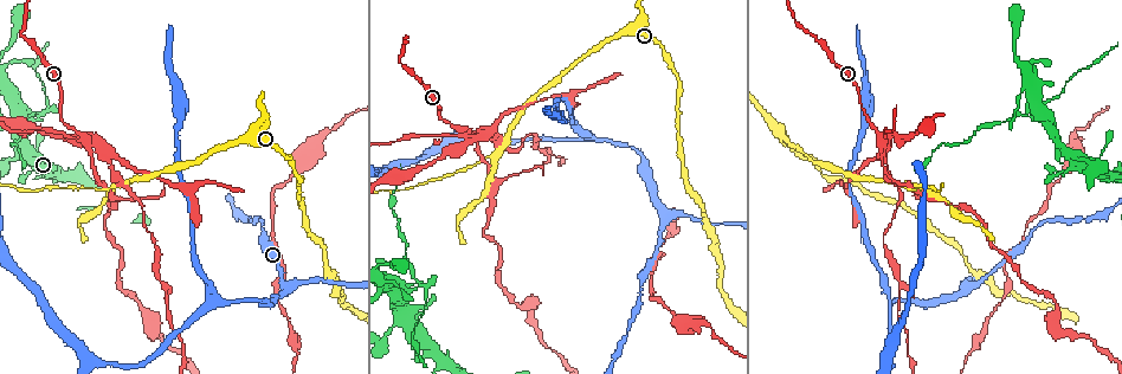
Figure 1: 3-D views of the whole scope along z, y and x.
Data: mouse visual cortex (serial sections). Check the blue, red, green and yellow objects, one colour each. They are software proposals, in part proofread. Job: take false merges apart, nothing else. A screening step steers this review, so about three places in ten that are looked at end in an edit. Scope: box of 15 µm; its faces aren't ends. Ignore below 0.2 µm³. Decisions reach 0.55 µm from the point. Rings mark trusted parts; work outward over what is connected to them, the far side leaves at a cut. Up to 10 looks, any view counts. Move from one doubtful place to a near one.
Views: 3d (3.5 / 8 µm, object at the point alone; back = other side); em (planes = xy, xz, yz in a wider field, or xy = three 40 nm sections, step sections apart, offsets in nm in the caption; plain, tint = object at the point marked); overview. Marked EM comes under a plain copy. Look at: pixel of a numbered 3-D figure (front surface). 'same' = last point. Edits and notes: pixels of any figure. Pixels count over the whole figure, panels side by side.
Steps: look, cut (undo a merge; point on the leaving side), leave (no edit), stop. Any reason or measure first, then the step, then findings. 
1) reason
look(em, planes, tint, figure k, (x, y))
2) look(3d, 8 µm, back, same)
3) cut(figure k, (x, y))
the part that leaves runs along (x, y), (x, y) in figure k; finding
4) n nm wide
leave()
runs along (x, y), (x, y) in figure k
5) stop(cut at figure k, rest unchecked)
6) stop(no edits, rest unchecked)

three arms meet
look(3d, 3.5 µm, figure 1, (667, 217))

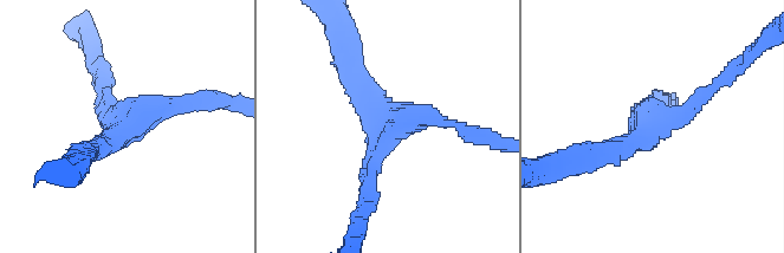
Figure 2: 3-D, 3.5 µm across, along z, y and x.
3 arms; arms of 200, 250, 300 nm
look(em, xy, step 1, tint, figure 2, (383, 131))

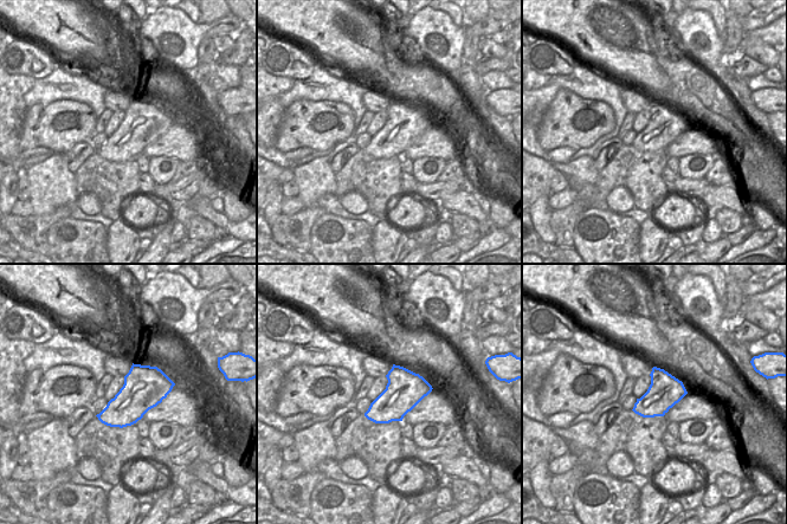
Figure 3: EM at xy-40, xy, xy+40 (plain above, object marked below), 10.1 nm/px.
380 nm wide
leave()
runs along (717, 84), (682, 116), (598, 153) in figure 2; one cell here

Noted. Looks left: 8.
abrupt turn
look(3d, 3.5 µm, back, figure 1, (598, 141))

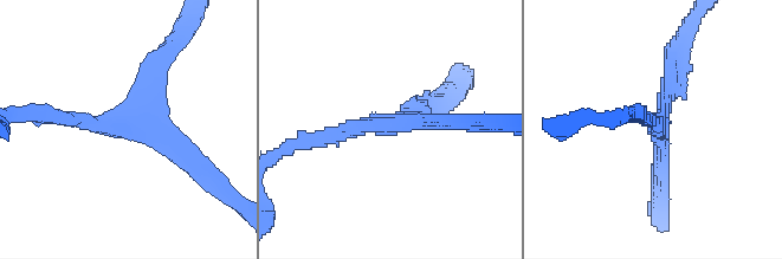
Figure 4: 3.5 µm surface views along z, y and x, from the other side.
3 arms; arms of 200, 250, 250 nm
look(em, xy, step 3, tint, figure 4, (124, 130))

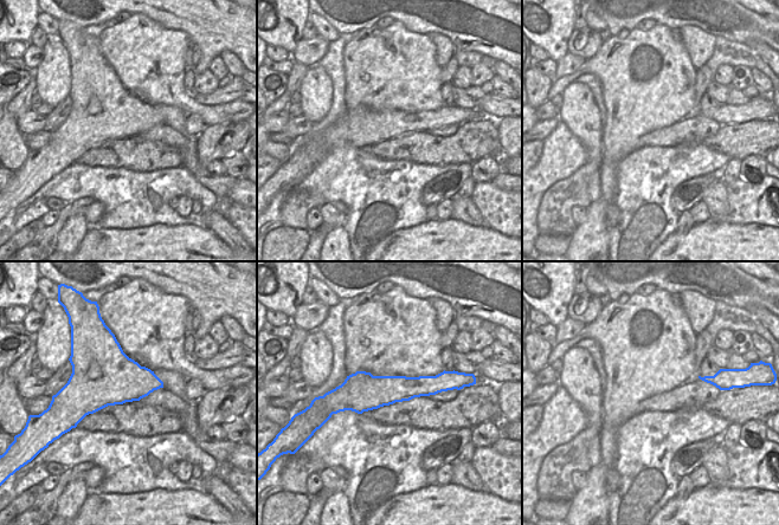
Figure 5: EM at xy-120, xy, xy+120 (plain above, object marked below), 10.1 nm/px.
leave()
runs along (50, 117), (160, 133), (195, 164) in figure 4; one cell here

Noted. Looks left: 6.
three arms meet
look(3d, 3.5 µm, figure 1, (497, 154))

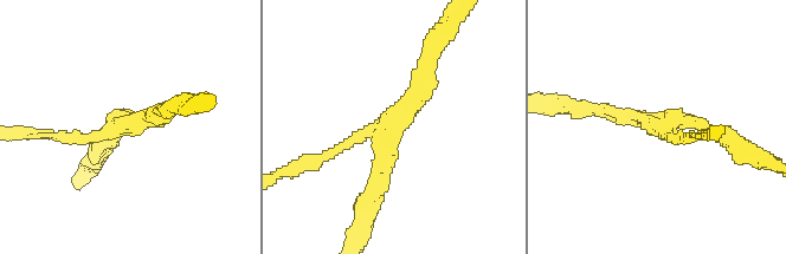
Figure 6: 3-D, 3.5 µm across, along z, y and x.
3 arms; arms of 150, 200, 200 nm; now the EM
look(em, xy, step 2, tint, figure 6, (658, 123))

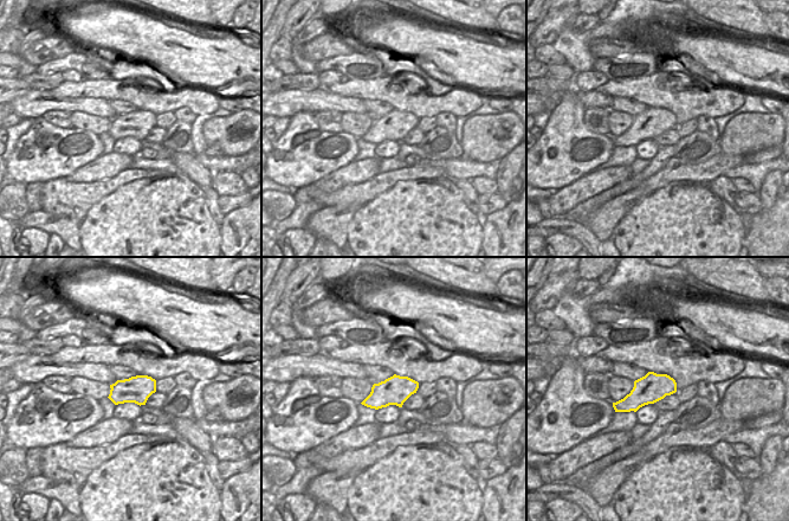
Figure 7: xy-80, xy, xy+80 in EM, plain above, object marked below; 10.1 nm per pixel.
another direction
look(em, xy, step 1, tint, same)

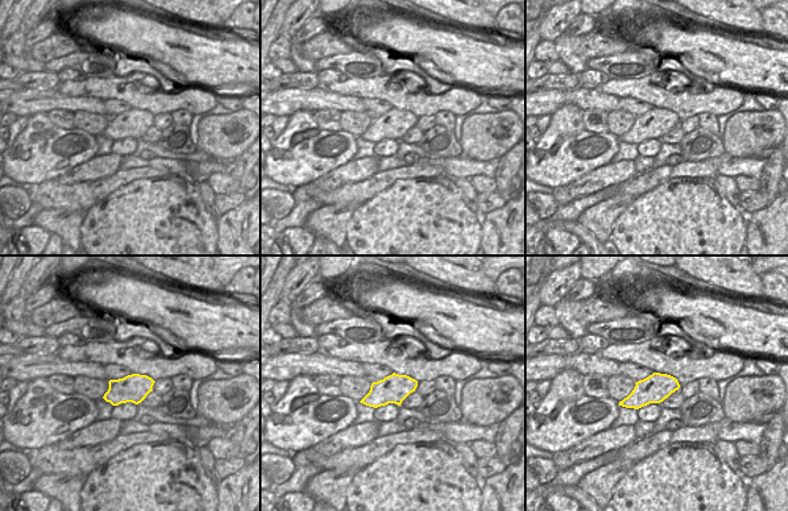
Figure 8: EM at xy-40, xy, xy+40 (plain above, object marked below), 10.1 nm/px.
leave()
continuous, no second cell

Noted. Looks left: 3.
two arms in line, one across
look(3d, 3.5 µm, figure 1, (400, 291))

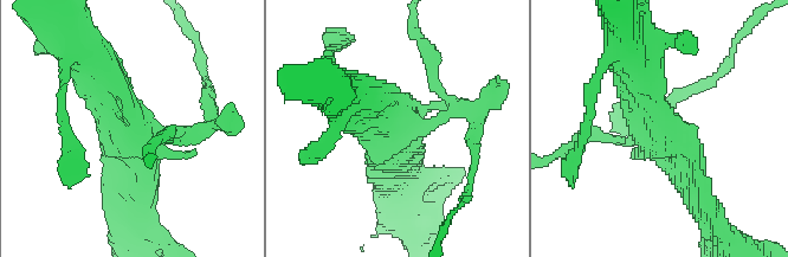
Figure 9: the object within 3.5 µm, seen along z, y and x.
3 arms; arms of 150, 350, 350 nm; shape alone is not enough
look(em, planes, tint, figure 9, (397, 135))

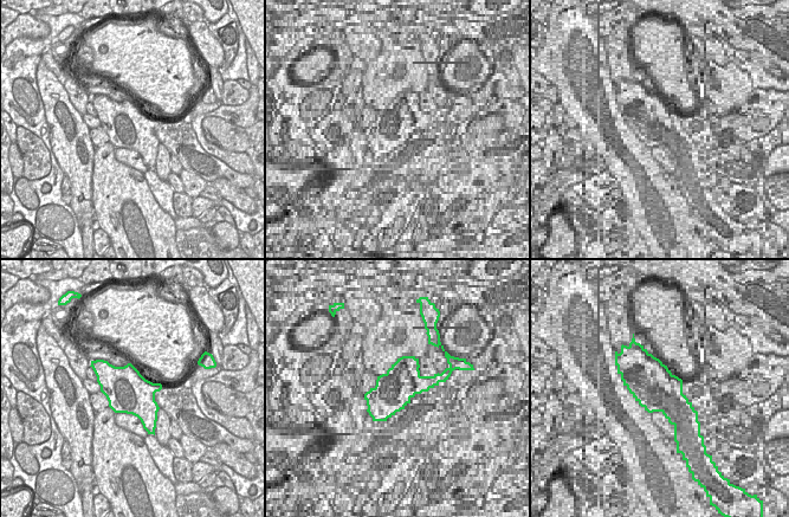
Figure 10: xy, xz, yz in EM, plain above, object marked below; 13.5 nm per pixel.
cut(figure 9, (199, 130))
a second cell is stuck on

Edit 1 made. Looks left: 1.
stop(cut at figure 9, rest unchecked)

